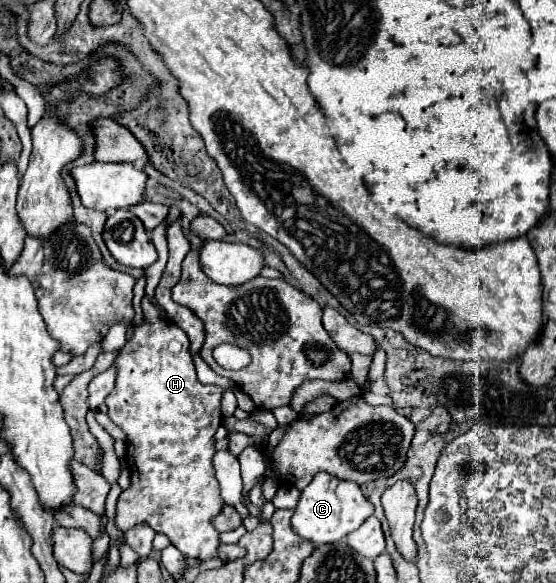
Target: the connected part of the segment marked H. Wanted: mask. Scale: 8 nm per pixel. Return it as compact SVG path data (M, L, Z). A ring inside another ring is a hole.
M164 222L152 232L152 242L158 258L145 272L144 318L134 326L132 338L112 364L116 366L116 384L106 396L108 416L126 432L126 454L132 472L132 484L118 500L116 526L126 532L134 524L146 522L156 532L166 534L184 556L208 560L216 556L220 544L212 518L224 504L212 464L216 454L214 434L222 424L222 388L198 382L186 332L168 322L164 310L149 300L168 260Z

